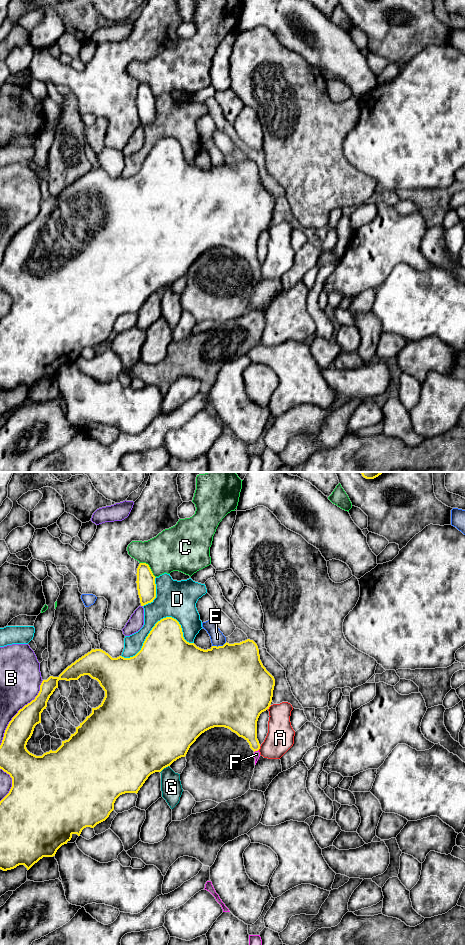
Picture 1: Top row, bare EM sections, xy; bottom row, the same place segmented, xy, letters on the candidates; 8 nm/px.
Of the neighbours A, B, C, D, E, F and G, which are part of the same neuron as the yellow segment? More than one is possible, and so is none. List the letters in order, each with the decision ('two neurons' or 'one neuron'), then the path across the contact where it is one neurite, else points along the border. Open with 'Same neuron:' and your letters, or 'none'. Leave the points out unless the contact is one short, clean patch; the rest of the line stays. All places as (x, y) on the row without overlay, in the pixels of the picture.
Same neuron: F
A: two neurons
B: two neurons
C: two neurons
D: two neurons
E: two neurons
F: one neuron | across xy (243, 242), (256, 270), (256, 274)
G: two neurons

